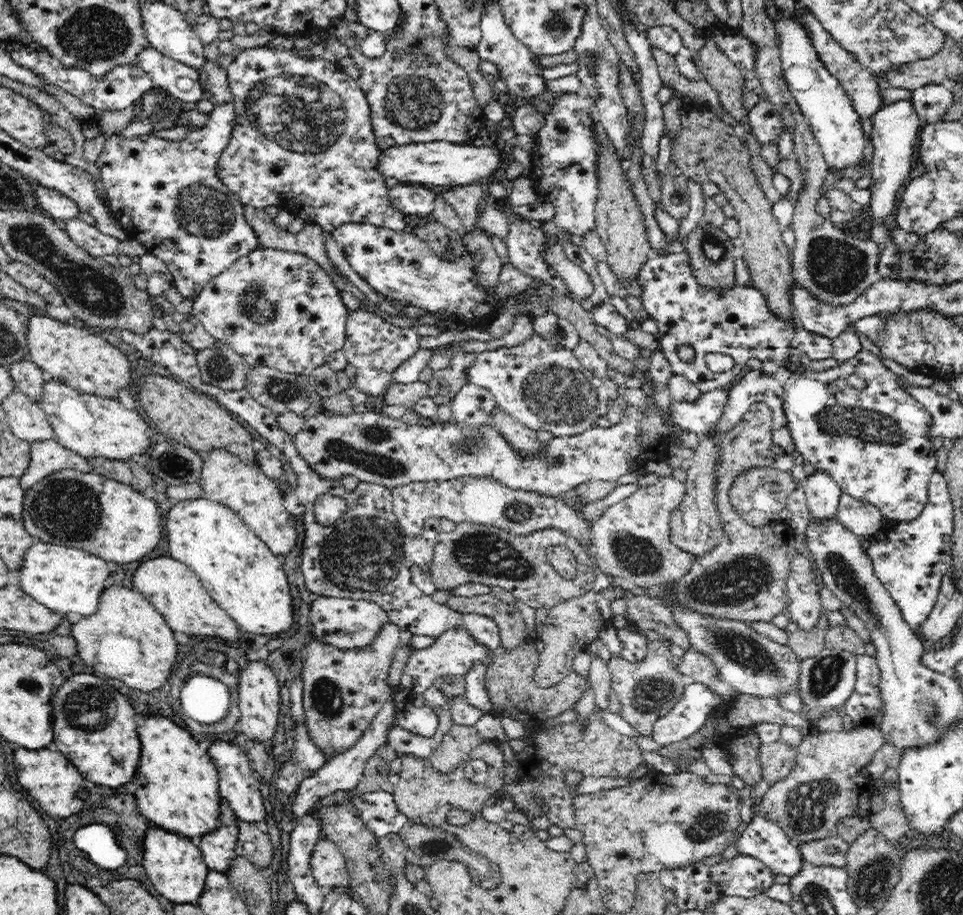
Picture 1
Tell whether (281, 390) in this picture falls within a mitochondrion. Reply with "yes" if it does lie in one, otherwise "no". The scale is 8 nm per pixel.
yes

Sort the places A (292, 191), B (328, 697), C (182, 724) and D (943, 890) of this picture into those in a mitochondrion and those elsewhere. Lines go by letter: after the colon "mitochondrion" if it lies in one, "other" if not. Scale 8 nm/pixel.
A: other
B: mitochondrion
C: other
D: mitochondrion

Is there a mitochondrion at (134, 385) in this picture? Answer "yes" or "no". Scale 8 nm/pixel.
no

